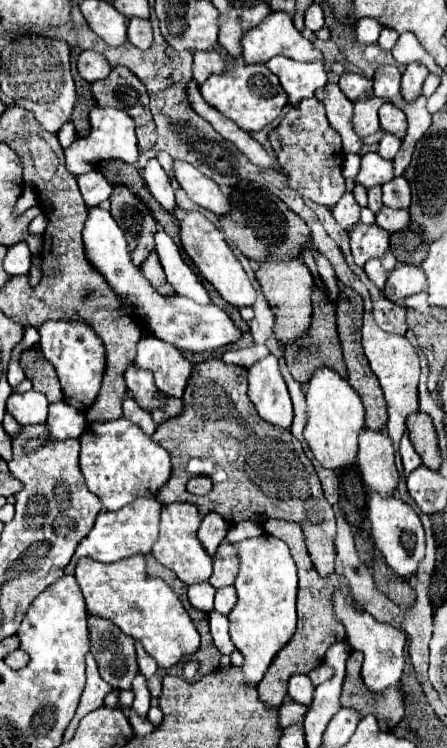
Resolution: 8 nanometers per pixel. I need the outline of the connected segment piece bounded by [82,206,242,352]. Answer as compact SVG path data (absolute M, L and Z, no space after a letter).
M100 206L90 208L82 236L84 236L88 260L96 266L96 270L106 278L106 282L112 286L112 290L120 296L122 310L126 310L130 316L134 316L136 322L140 326L146 326L148 332L154 334L156 338L160 338L168 344L174 344L178 350L192 350L192 352L222 348L222 346L238 342L242 338L240 330L234 326L234 322L222 308L218 308L214 304L200 306L182 296L158 294L148 284L142 270L132 264L124 232L120 230L120 226L116 224L116 220L110 216L108 210L104 210Z

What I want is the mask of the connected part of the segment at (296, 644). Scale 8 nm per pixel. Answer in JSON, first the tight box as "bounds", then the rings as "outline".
{"bounds":[258,520,350,706],"outline":[[[268,520],[264,524],[264,530],[280,540],[284,540],[290,548],[290,554],[298,566],[298,576],[300,576],[300,588],[298,588],[298,630],[292,636],[292,640],[276,654],[276,658],[272,660],[268,672],[264,674],[262,682],[258,684],[258,694],[260,700],[270,704],[270,706],[280,706],[286,692],[288,692],[288,678],[296,672],[310,672],[312,668],[316,668],[318,664],[322,664],[326,650],[336,644],[338,640],[346,640],[344,634],[344,626],[340,626],[340,622],[336,622],[334,614],[332,614],[332,594],[336,592],[336,588],[344,588],[346,594],[350,594],[348,582],[344,576],[340,574],[332,574],[328,578],[320,578],[308,558],[308,550],[304,546],[304,534],[300,530],[300,526],[296,526],[294,522],[284,522],[284,520]]]}

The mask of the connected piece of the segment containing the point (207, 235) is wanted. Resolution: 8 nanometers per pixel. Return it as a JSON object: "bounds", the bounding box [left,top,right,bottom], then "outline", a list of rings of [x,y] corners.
{"bounds":[180,210,256,308],"outline":[[[198,210],[184,214],[184,218],[180,220],[180,242],[182,242],[184,252],[192,258],[192,262],[200,270],[200,274],[218,290],[218,294],[228,304],[236,308],[244,308],[256,302],[256,290],[252,288],[242,264],[238,262],[238,258],[232,254],[230,246],[226,244],[224,232],[218,230],[204,214],[200,214]]]}

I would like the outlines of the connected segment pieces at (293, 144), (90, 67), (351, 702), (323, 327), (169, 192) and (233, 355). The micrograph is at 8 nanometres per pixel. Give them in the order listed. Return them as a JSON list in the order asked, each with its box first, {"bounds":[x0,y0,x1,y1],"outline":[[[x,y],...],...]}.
[{"bounds":[270,98,344,208],"outline":[[[306,98],[298,106],[290,108],[282,124],[270,132],[270,144],[276,152],[278,162],[282,164],[288,182],[300,196],[306,196],[322,206],[334,208],[338,198],[344,194],[344,176],[342,176],[342,140],[336,130],[332,130],[324,106],[316,98]]]},{"bounds":[78,50,112,82],"outline":[[[92,50],[82,52],[78,58],[78,72],[86,82],[104,80],[104,78],[108,78],[110,70],[112,70],[112,66],[108,64],[108,60],[102,54],[96,54]]]},{"bounds":[342,650,404,732],"outline":[[[352,650],[346,662],[346,678],[342,686],[342,706],[354,708],[360,716],[374,714],[380,730],[390,732],[404,718],[404,698],[398,688],[388,688],[384,692],[370,692],[360,676],[362,654]]]},{"bounds":[284,288,346,384],"outline":[[[318,288],[312,294],[312,304],[314,304],[314,314],[312,314],[312,326],[310,326],[308,334],[304,336],[304,340],[300,340],[296,344],[288,344],[284,350],[288,370],[294,376],[294,380],[300,384],[306,384],[314,376],[314,372],[324,366],[330,370],[336,370],[342,378],[346,378],[346,364],[340,354],[340,340],[336,334],[336,306]]]},{"bounds":[142,160,176,212],"outline":[[[150,160],[148,166],[142,170],[142,178],[152,194],[152,198],[166,210],[166,212],[174,212],[176,208],[176,198],[174,198],[174,188],[170,184],[168,174],[164,172],[164,168],[160,166],[158,160]]]},{"bounds":[224,346,268,368],"outline":[[[248,346],[248,348],[238,348],[238,350],[226,350],[224,352],[224,360],[228,364],[238,364],[238,366],[244,366],[244,368],[250,368],[256,360],[264,358],[268,354],[268,348],[266,346]]]}]

